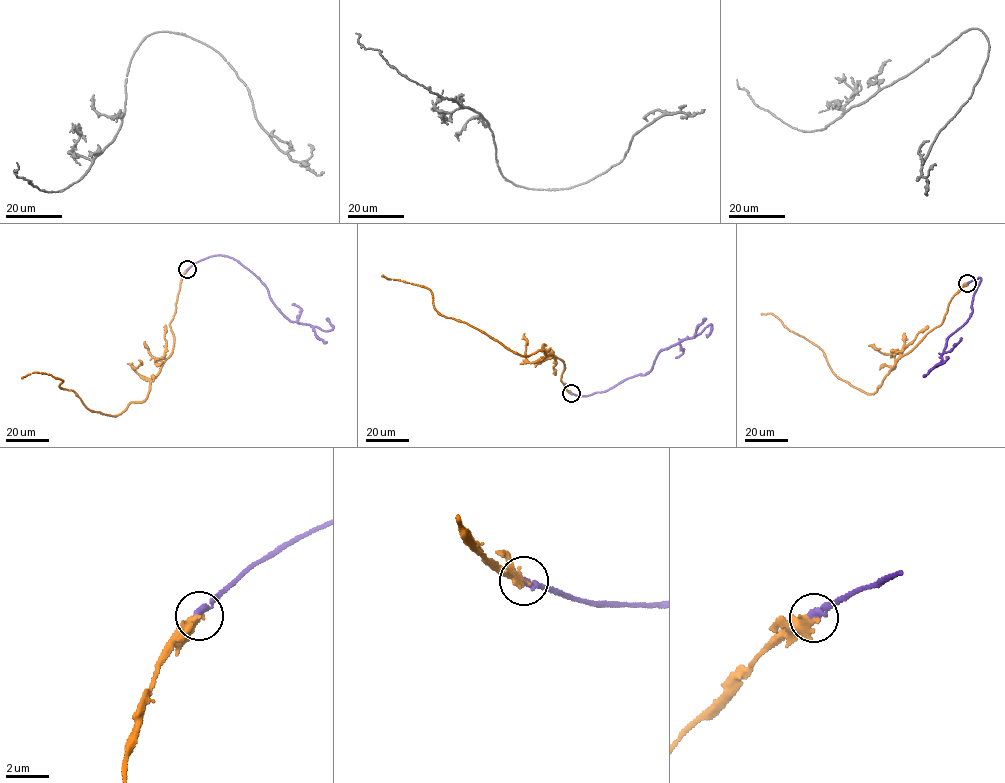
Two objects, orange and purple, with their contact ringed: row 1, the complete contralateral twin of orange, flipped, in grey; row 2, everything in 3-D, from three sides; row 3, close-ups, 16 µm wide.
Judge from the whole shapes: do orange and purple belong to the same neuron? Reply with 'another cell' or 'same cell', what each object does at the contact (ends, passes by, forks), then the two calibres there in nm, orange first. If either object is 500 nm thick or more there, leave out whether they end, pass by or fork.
same cell; orange ends; purple ends; calibres 360 and 360 nm

